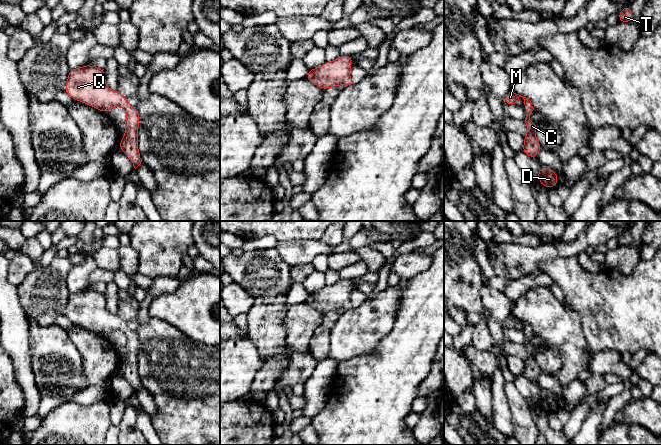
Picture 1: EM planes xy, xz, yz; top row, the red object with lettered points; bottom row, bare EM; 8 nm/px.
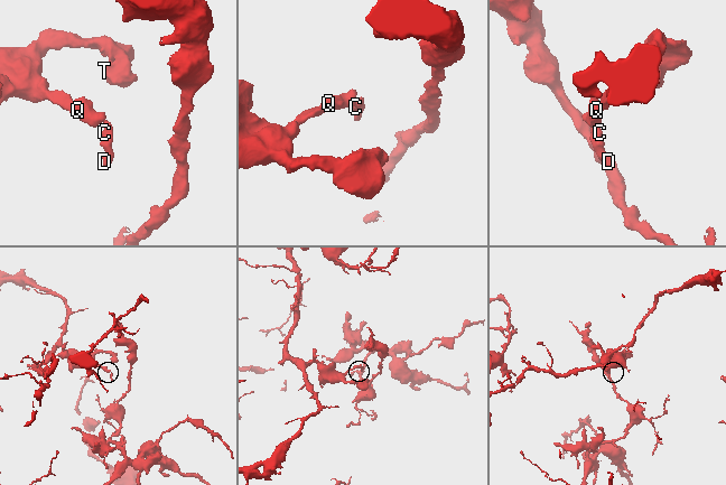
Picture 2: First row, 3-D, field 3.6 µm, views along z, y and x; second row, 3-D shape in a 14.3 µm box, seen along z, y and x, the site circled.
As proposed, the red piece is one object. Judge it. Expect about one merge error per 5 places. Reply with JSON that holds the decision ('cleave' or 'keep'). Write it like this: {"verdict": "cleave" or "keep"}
{"verdict": "keep"}

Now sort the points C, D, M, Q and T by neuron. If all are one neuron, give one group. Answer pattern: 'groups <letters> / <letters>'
groups C D M Q T

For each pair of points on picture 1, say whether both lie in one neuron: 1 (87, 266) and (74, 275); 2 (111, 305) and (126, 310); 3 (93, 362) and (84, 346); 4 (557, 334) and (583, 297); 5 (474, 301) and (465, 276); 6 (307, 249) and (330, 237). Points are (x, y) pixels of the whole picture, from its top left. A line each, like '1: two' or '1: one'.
1: one
2: two
3: one
4: two
5: one
6: two

